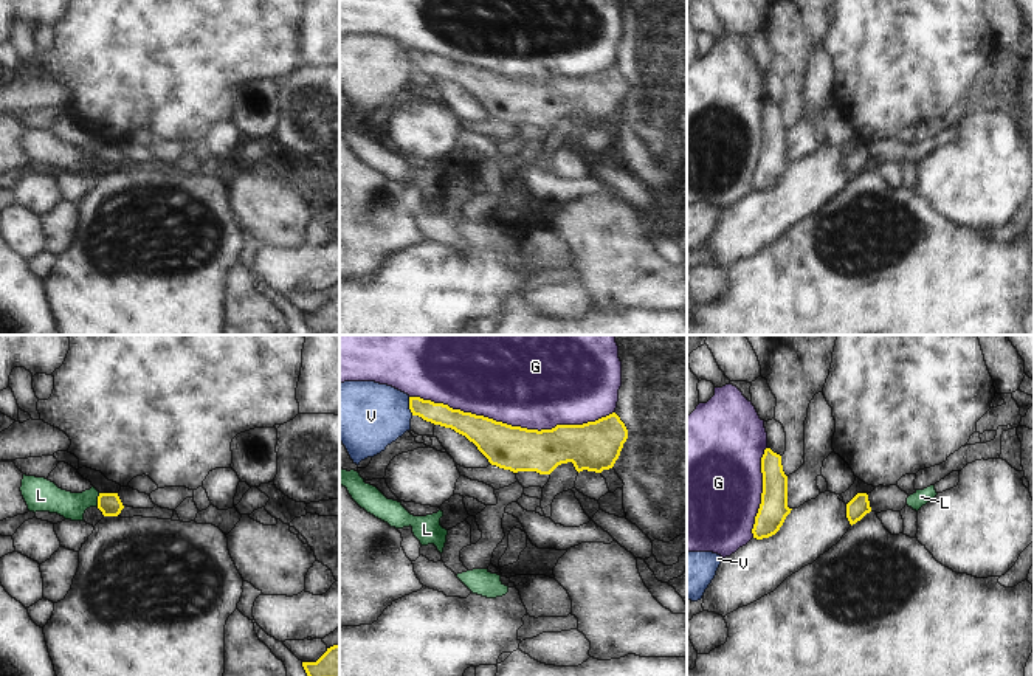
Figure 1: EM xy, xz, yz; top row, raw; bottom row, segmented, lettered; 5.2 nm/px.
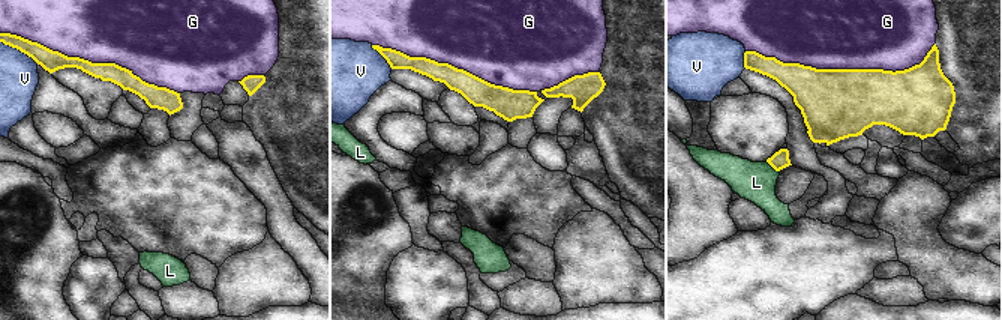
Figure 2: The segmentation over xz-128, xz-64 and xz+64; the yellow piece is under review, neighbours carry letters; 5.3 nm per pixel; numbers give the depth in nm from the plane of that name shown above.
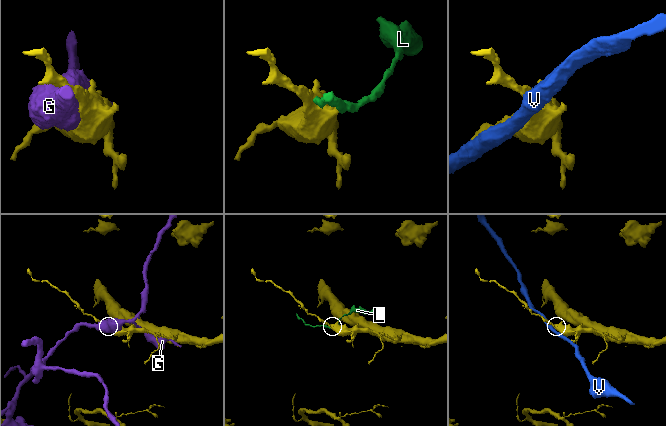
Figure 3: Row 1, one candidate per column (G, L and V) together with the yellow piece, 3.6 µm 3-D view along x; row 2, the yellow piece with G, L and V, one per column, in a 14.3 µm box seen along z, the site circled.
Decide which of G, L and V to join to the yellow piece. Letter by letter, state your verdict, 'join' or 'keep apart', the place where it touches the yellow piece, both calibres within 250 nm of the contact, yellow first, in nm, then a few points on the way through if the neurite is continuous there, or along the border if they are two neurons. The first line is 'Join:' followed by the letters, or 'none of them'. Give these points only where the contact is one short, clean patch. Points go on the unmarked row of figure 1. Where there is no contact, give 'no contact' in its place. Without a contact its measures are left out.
Join: none of them
G: keep apart; contact xz (510, 78); calibres 240 and 440 nm
L: keep apart; contact xy (98, 152); calibres 120 and 140 nm; border xy (99, 146), (96, 158)
V: keep apart; contact xz (410, 59); calibres 110 and 360 nm

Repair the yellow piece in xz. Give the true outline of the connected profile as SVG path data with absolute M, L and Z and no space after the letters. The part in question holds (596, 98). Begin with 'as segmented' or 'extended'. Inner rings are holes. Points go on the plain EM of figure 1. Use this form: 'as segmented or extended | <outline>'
as segmented | M409 50L409 62L412 68L465 88L491 118L513 126L550 127L567 115L572 115L578 126L601 126L614 119L628 91L628 82L615 65L583 78L557 78L538 84L420 50Z

